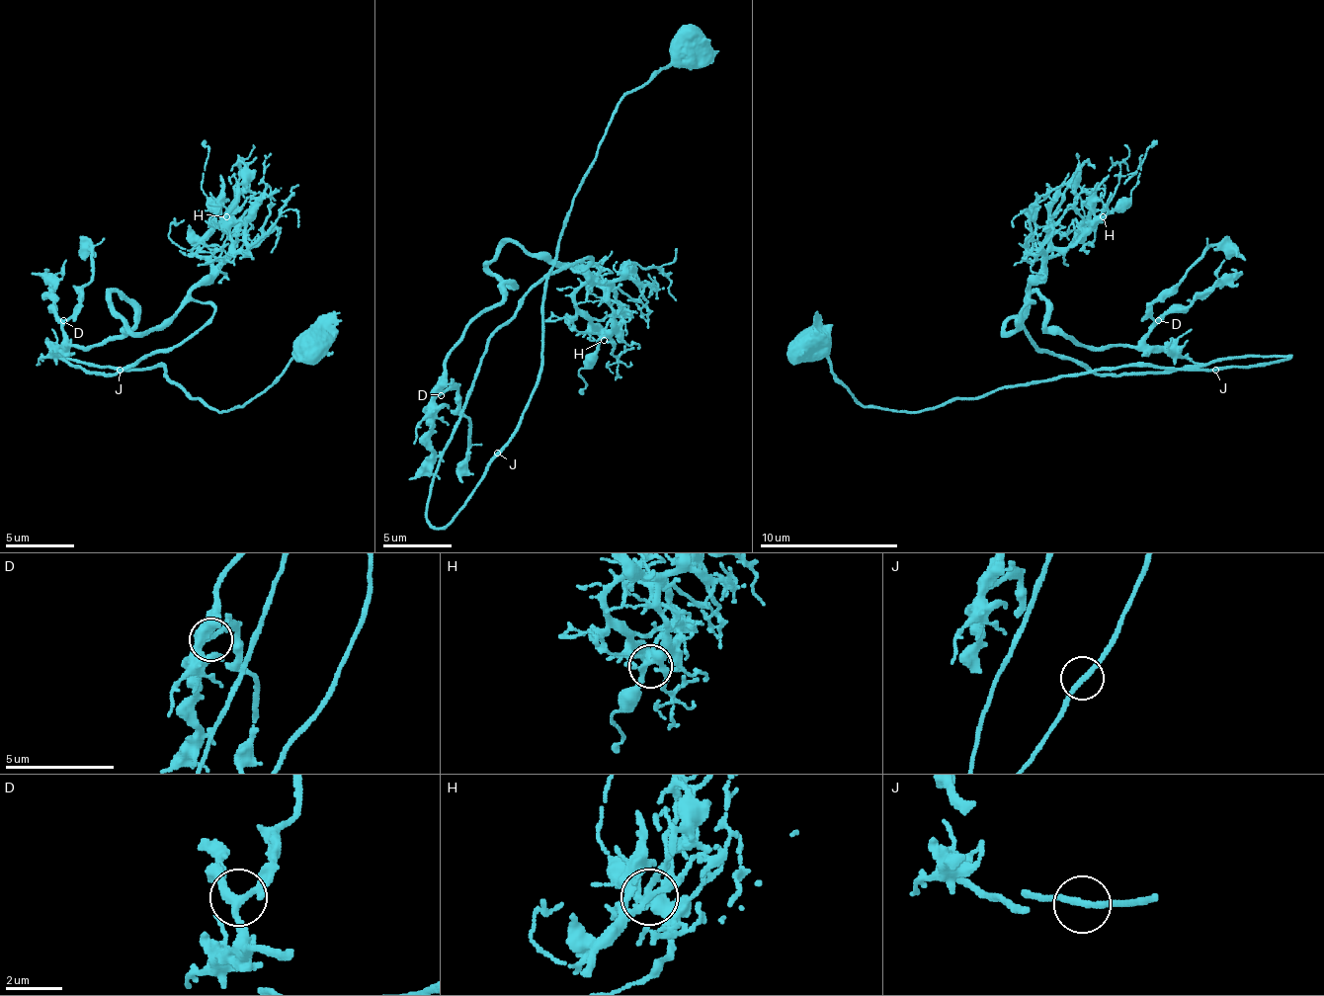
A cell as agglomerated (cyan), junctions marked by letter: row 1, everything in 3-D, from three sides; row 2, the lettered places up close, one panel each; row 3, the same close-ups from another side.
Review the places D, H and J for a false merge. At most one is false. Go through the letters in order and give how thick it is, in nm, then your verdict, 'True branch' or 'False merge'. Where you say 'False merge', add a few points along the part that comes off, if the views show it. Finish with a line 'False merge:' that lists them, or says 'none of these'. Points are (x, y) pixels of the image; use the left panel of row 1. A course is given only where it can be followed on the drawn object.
D: Thickness 260 nm. True branch
H: Thickness 320 nm. True branch
J: Thickness 220 nm. False merge. Course of the part to remove: (119, 369), (164, 366), (164, 373), (181, 389), (219, 410), (229, 410), (240, 407), (282, 373), (341, 313)
False merge: J

